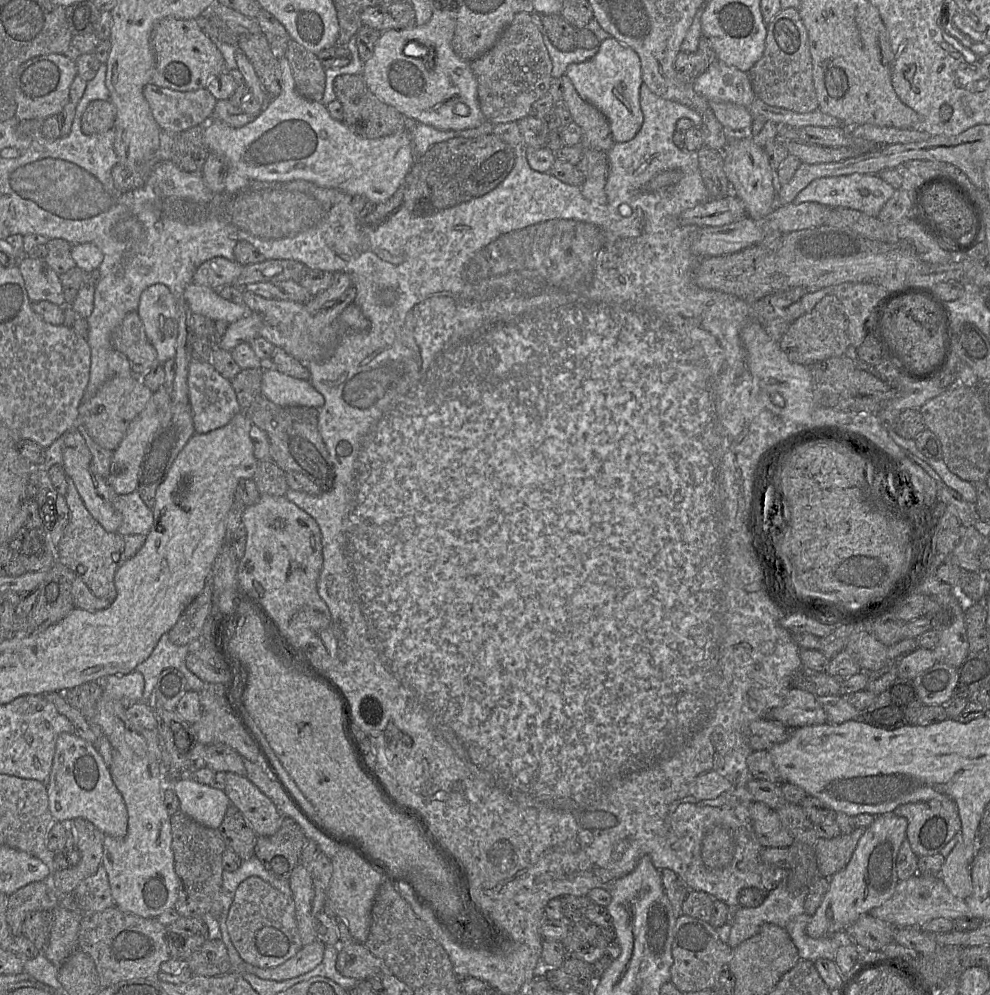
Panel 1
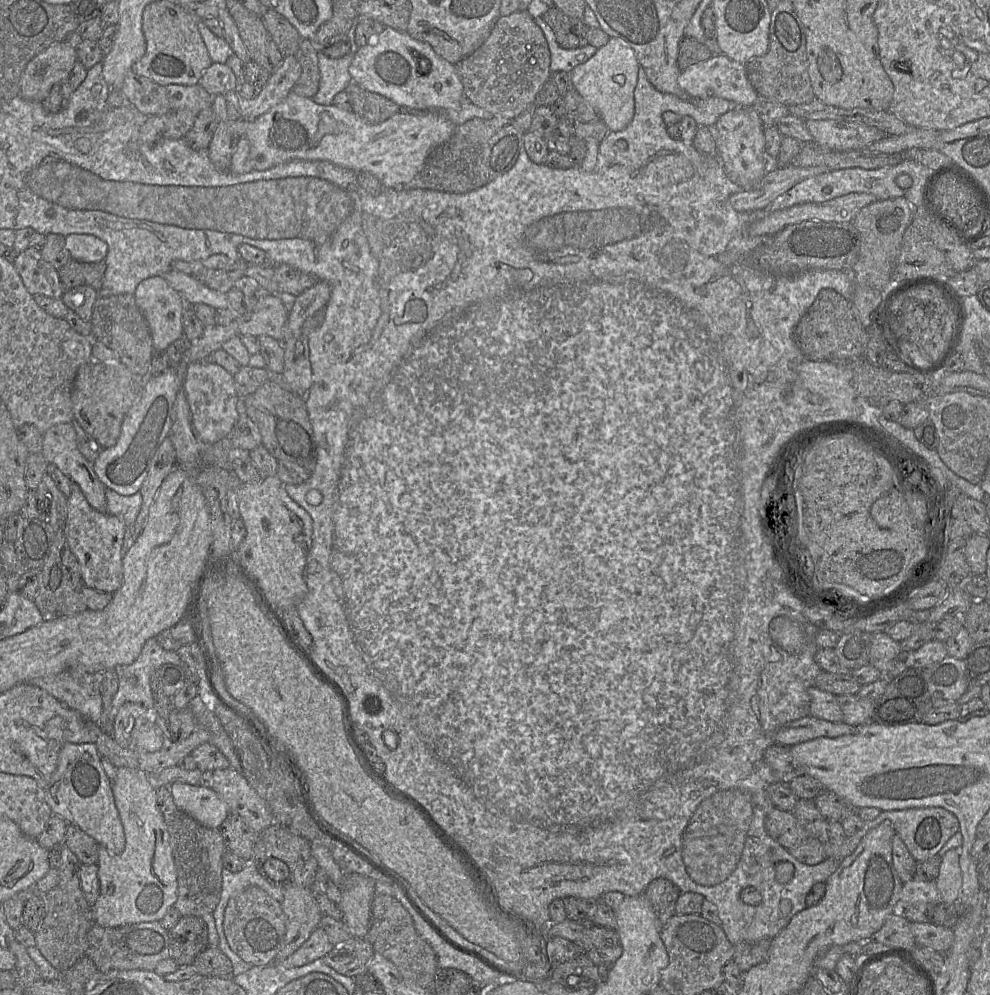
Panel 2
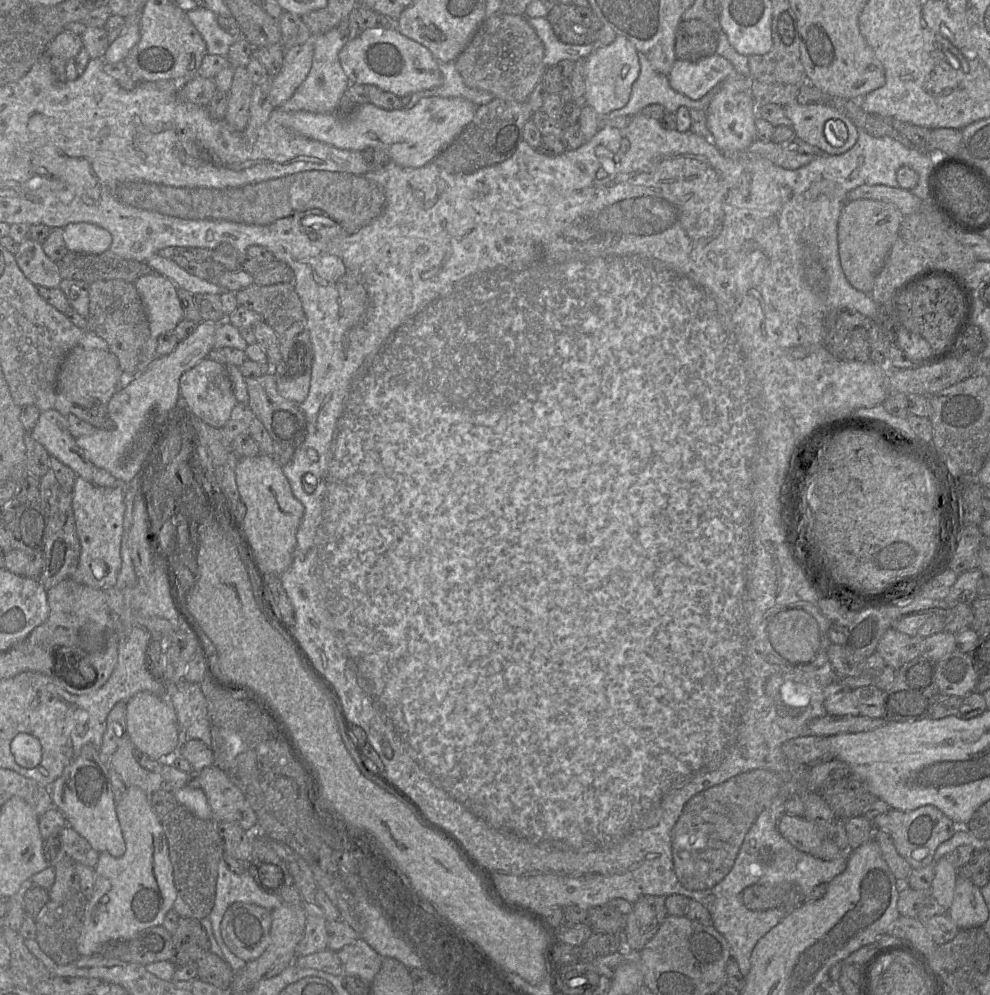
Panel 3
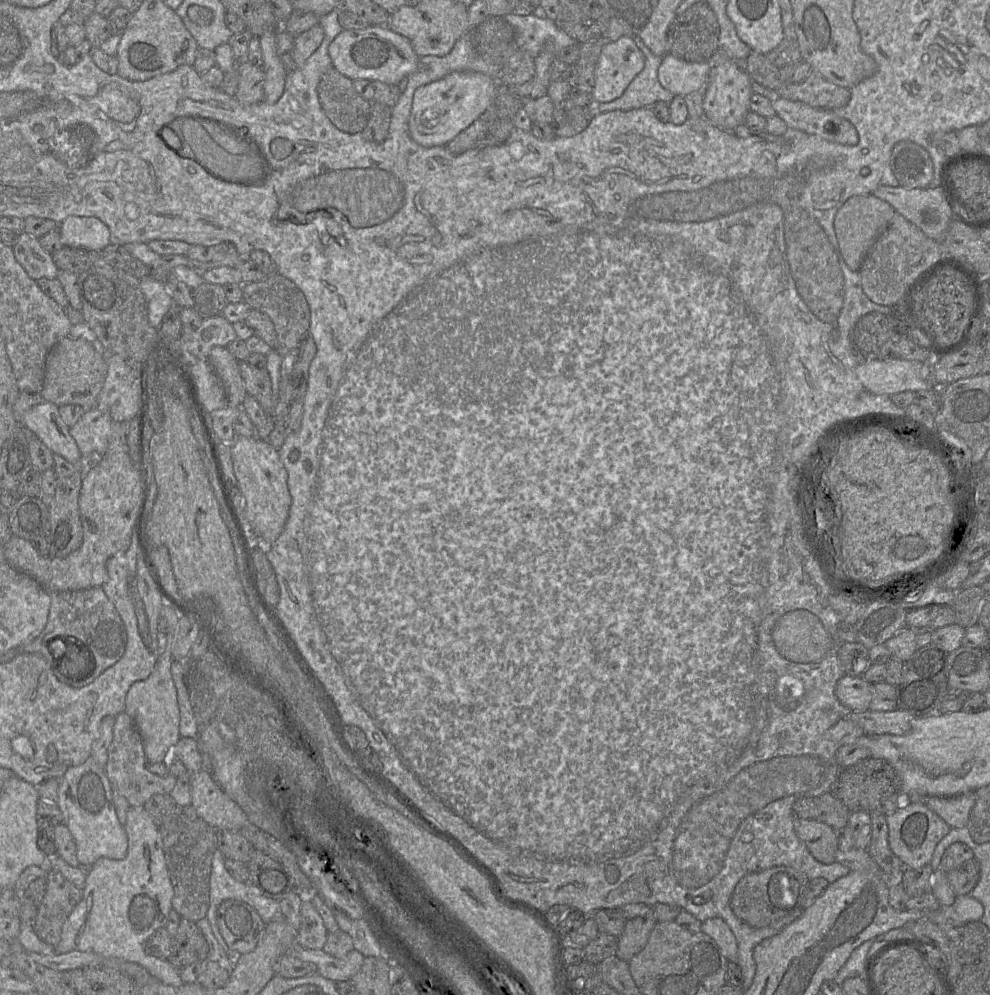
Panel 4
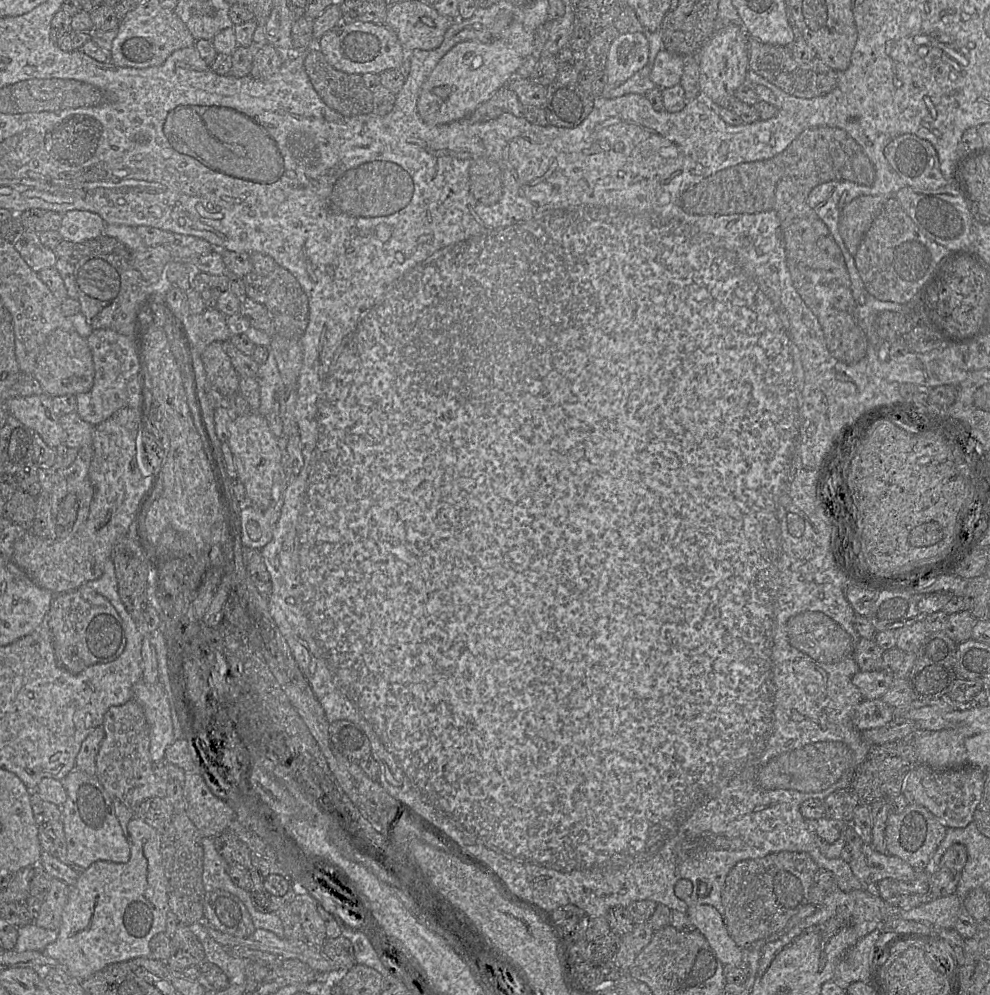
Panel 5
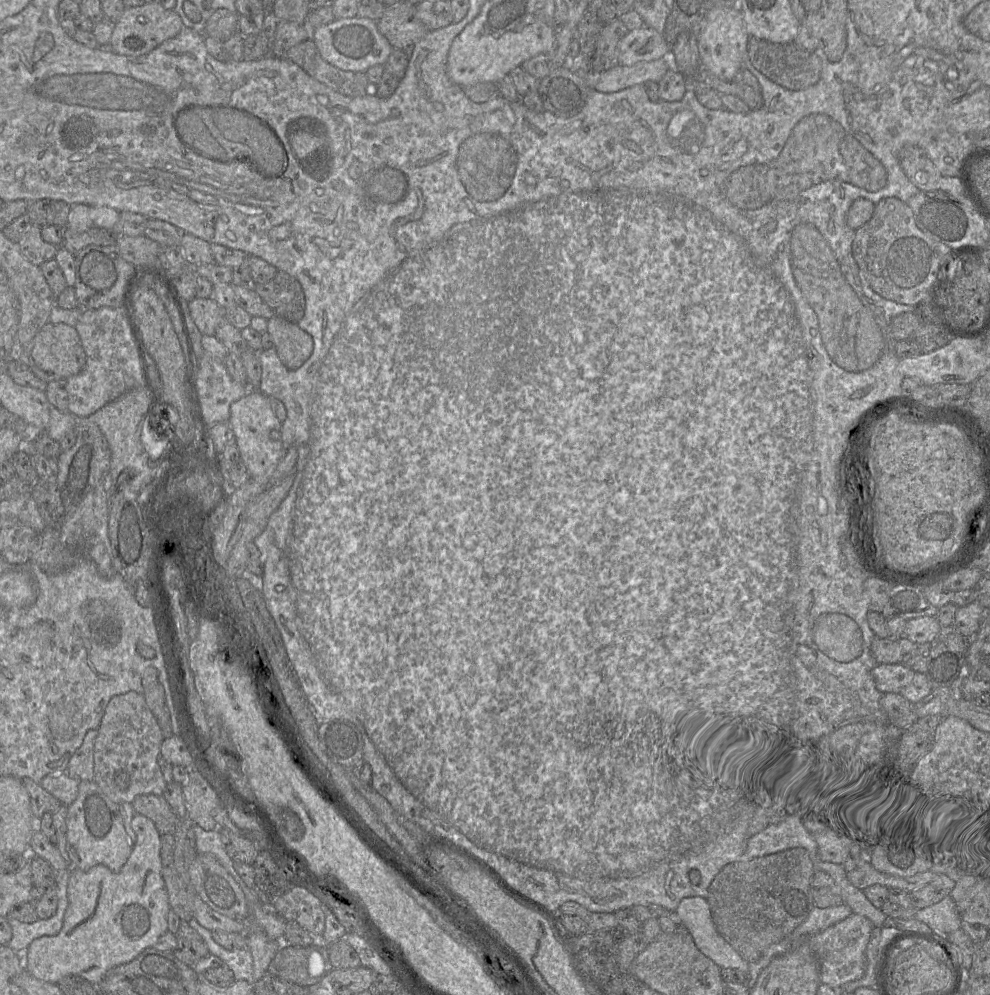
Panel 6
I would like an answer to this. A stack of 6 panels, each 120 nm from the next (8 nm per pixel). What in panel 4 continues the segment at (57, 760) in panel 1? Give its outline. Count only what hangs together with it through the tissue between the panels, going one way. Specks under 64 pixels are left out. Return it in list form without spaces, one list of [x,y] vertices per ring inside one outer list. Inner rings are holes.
[[[91,756],[81,765],[69,768],[60,779],[57,805],[63,814],[63,823],[71,832],[77,858],[81,865],[93,865],[99,858],[122,860],[127,855],[128,837],[124,826],[119,822],[112,798],[112,784],[101,767]]]

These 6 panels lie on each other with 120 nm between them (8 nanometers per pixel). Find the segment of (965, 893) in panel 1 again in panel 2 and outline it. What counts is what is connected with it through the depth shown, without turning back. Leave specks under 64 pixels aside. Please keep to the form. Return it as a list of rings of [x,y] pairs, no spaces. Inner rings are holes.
[[[960,848],[948,851],[940,864],[939,875],[935,880],[941,902],[952,905],[960,896],[962,873],[959,864]]]

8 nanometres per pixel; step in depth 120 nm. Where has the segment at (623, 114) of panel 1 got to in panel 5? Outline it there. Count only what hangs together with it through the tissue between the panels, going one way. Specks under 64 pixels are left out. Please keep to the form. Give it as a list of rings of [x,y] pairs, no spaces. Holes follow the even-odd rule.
[[[641,32],[620,34],[611,43],[604,69],[605,91],[610,91],[641,70],[649,58],[649,43]]]

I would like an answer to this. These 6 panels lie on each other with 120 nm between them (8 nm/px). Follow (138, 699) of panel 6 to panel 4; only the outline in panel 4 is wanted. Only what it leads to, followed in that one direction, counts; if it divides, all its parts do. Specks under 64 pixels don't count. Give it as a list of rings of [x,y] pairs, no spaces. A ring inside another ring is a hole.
[[[125,712],[115,716],[113,740],[108,748],[108,758],[104,770],[112,784],[112,793],[113,788],[116,789],[126,798],[131,807],[142,807],[155,794],[170,795],[177,780],[177,777],[171,774],[160,777],[147,769],[142,738],[132,718]]]

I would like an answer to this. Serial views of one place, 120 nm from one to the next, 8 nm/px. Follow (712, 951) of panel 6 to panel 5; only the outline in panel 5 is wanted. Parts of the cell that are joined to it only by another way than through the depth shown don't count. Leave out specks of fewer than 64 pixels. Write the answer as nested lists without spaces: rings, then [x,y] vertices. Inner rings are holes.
[[[700,904],[689,907],[686,915],[724,966],[744,965],[745,952],[730,937],[723,917],[713,906]]]

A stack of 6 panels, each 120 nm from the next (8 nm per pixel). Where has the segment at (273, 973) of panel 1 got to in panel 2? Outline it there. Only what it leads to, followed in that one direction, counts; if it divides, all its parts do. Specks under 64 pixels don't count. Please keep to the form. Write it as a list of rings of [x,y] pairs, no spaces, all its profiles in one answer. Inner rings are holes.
[[[318,927],[296,952],[279,963],[285,968],[301,967],[317,959],[324,958],[333,948],[334,946],[329,941],[325,931]]]

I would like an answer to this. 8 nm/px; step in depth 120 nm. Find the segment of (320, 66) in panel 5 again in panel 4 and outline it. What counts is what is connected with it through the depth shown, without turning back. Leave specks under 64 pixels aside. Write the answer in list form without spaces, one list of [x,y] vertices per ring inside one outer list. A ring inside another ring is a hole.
[[[331,66],[322,74],[317,94],[324,113],[339,131],[349,134],[364,131],[372,102],[359,95],[351,79]]]

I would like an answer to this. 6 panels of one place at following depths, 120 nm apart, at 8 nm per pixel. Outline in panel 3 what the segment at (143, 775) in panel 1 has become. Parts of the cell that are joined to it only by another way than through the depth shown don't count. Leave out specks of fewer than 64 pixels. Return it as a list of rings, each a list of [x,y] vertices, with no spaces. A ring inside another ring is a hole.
[[[136,786],[127,787],[123,798],[116,804],[116,814],[126,850],[124,855],[119,858],[113,857],[108,852],[99,853],[94,869],[93,894],[87,900],[83,926],[77,939],[77,950],[81,956],[100,954],[102,947],[109,941],[132,939],[147,928],[162,925],[166,913],[173,909],[176,899],[168,842],[161,825],[161,819],[151,807],[150,796]]]

